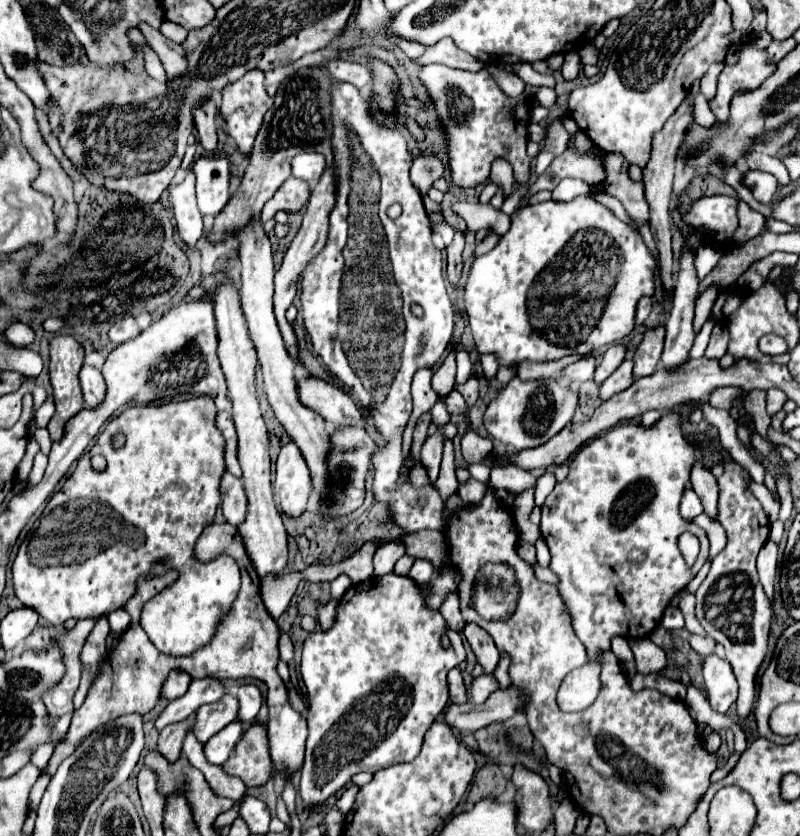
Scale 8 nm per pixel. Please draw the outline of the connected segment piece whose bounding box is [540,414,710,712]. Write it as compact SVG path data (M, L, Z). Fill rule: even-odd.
M664 414L660 420L658 420L658 424L654 426L654 428L644 428L644 426L640 426L640 424L618 424L616 428L612 428L612 430L608 430L608 432L602 432L600 436L596 436L596 438L592 438L590 440L590 444L586 444L584 448L580 448L578 452L576 452L576 456L570 460L570 474L568 474L568 478L564 480L564 482L558 482L556 486L554 486L554 490L550 492L550 496L546 498L546 502L544 502L544 506L542 506L542 522L540 522L540 532L542 532L542 536L544 536L544 540L546 540L546 544L548 544L548 548L550 548L550 570L558 576L558 580L560 580L560 584L558 584L558 592L560 592L560 598L564 600L564 606L568 608L568 612L570 612L570 616L572 616L572 628L574 628L574 632L576 632L576 636L580 638L580 642L586 646L586 652L588 652L588 664L584 664L584 666L580 666L580 668L574 668L564 680L562 680L562 686L560 686L560 692L558 692L558 696L560 696L560 708L564 710L564 712L572 712L572 710L584 710L584 708L588 708L594 700L596 700L596 696L598 696L598 692L600 692L600 668L602 668L602 660L600 660L600 656L604 654L604 652L608 652L610 650L610 640L614 638L614 636L622 636L622 638L626 638L626 640L630 640L630 638L648 638L656 628L658 628L658 624L660 624L660 620L662 620L662 614L664 614L664 608L670 604L670 600L676 596L676 592L680 592L696 574L698 574L698 570L702 568L702 564L706 562L706 558L708 558L708 538L706 538L706 532L700 528L700 526L696 526L694 522L688 522L688 520L684 520L682 516L680 516L680 512L678 512L678 506L680 506L680 498L682 498L682 494L684 494L684 484L686 484L686 480L690 478L690 470L692 470L692 464L694 464L694 448L684 440L684 436L682 436L682 430L680 430L680 416L678 414ZM686 530L690 530L692 534L696 534L698 538L700 538L700 554L698 554L698 560L696 560L696 564L690 568L690 566L686 566L686 562L684 562L684 558L682 558L682 554L680 554L680 550L678 550L678 536L682 534L682 532L686 532Z

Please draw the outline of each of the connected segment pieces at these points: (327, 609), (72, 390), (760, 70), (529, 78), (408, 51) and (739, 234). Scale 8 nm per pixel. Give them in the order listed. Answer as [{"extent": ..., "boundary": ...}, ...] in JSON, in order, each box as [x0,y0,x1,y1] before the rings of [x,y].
[{"extent":[318,600,336,630],"boundary":[[[330,600],[328,604],[320,606],[318,608],[318,624],[322,630],[328,630],[332,624],[334,624],[334,618],[336,618],[336,600]]]},{"extent":[48,334,84,442],"boundary":[[[58,334],[56,338],[50,340],[50,382],[52,382],[52,388],[54,388],[54,404],[56,404],[56,414],[48,424],[48,432],[50,432],[52,442],[62,440],[64,424],[84,408],[82,388],[80,388],[80,382],[78,382],[78,372],[82,368],[82,360],[84,360],[84,348],[72,336]]]},{"extent":[710,42,774,120],"boundary":[[[746,42],[740,46],[740,60],[736,66],[726,66],[718,80],[716,96],[710,102],[710,110],[718,120],[728,118],[728,106],[738,90],[758,88],[772,72],[774,64],[766,64],[766,52]]]},{"extent":[514,63,556,88],"boundary":[[[518,63],[515,64],[514,68],[515,72],[524,80],[527,85],[535,86],[535,87],[550,87],[555,88],[556,81],[552,74],[540,74],[535,71],[531,64],[528,63]]]},{"extent":[392,40,424,58],"boundary":[[[392,40],[392,42],[396,42],[400,48],[402,48],[402,52],[408,56],[408,58],[420,58],[422,54],[424,54],[424,46],[422,44],[418,44],[418,42],[408,42],[408,40]]]},{"extent":[734,202,764,246],"boundary":[[[740,202],[738,206],[738,218],[740,218],[740,224],[738,224],[738,230],[734,234],[734,244],[740,246],[744,242],[748,242],[750,238],[758,236],[764,228],[764,216],[756,210],[750,210],[750,206],[746,202]]]}]

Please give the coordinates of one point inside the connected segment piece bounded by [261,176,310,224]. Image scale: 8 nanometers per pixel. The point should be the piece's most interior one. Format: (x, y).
(291, 196)

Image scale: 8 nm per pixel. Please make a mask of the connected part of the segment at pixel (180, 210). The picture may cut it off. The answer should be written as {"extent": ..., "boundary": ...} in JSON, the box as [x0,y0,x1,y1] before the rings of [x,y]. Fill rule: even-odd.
{"extent":[170,172,202,246],"boundary":[[[188,172],[186,178],[170,190],[170,202],[176,216],[178,232],[188,246],[194,246],[202,234],[202,214],[196,206],[194,180],[196,178],[192,176],[192,172]]]}

